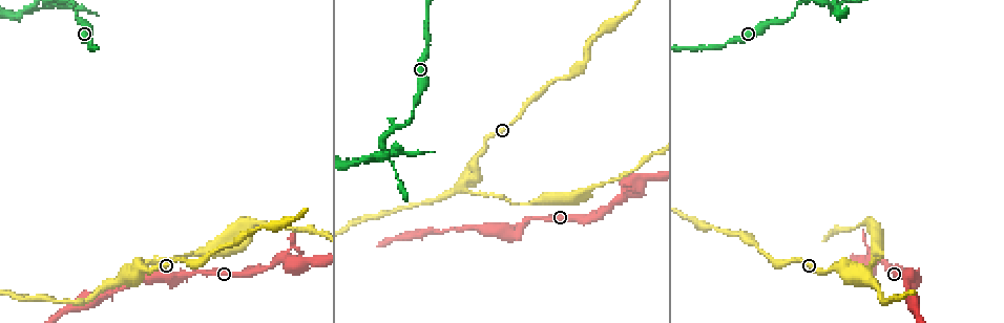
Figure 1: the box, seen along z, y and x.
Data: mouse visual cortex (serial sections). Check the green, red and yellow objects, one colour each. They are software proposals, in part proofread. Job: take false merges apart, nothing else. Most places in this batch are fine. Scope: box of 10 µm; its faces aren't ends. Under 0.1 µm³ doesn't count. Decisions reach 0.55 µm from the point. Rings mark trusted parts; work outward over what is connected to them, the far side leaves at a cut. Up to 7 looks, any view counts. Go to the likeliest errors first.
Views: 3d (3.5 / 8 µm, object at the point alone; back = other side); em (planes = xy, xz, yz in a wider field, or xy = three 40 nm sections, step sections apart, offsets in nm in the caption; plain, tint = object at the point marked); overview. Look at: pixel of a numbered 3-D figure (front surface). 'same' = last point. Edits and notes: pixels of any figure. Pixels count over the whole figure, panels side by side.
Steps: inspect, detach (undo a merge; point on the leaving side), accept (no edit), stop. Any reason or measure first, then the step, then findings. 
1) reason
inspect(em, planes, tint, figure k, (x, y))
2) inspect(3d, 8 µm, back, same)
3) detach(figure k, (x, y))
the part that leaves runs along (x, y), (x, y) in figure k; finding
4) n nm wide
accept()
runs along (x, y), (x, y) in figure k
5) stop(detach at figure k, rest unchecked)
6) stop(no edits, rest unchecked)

three-way junction
inspect(3d, 8 µm, figure 1, (864, 274))

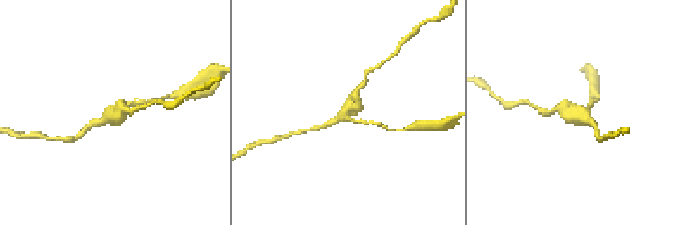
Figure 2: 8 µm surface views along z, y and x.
zoom in
inspect(3d, 3.5 µm, same)

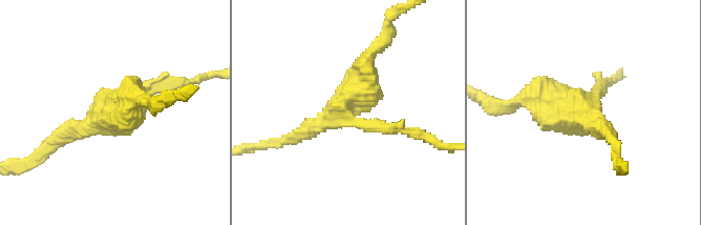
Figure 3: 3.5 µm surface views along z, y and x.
now the EM
inspect(em, xy, step 1, tint, figure 3, (107, 110))

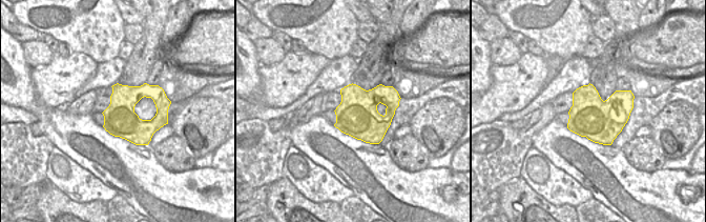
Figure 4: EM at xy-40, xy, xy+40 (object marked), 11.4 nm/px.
accept()
runs along (373, 53), (343, 111), (396, 130) in figure 3; continuous, no second cell

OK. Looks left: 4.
a narrow waist
inspect(3d, 8 µm, figure 1, (78, 12))

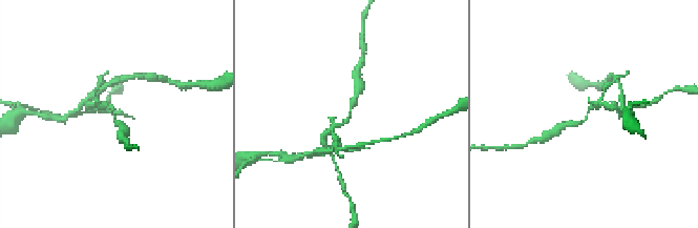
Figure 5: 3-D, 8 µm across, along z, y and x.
inspect(3d, 3.5 µm, same)

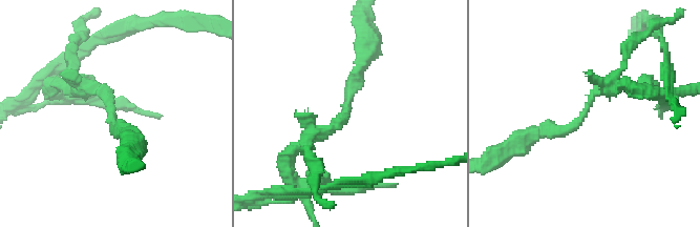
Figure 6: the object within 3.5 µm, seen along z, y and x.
arms of 200, 200 nm
inspect(em, xy, step 3, tint, figure 6, (346, 107))

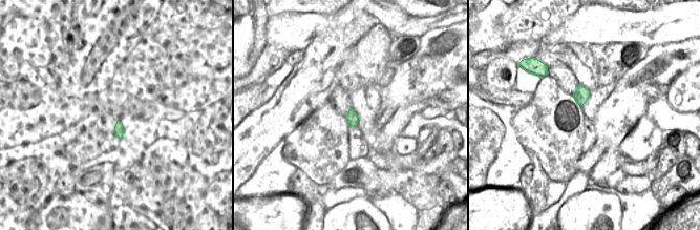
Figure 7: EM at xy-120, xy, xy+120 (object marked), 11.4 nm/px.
accept()
runs along (365, 54), (345, 114), (304, 140) in figure 6; continuous, no second cell

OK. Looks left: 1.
stop(no edits, rest unchecked)

